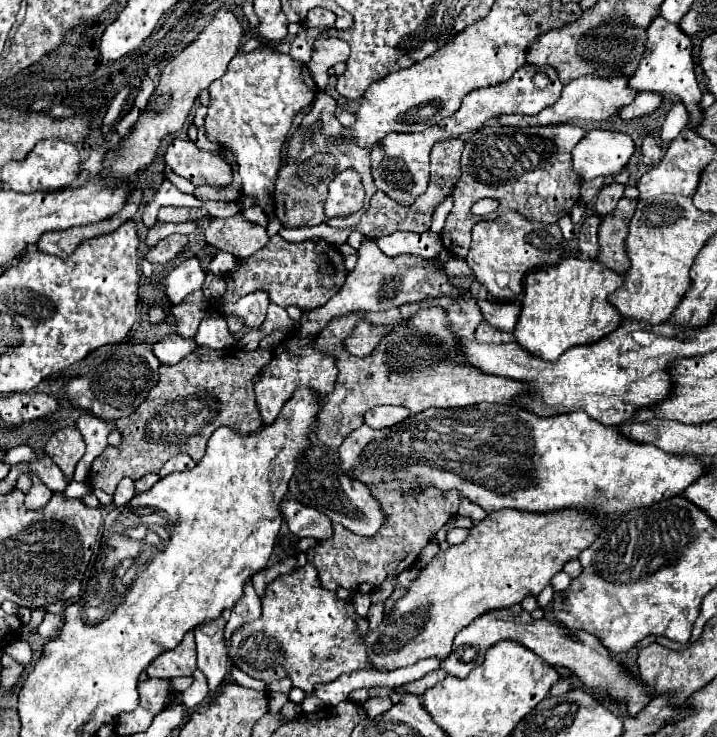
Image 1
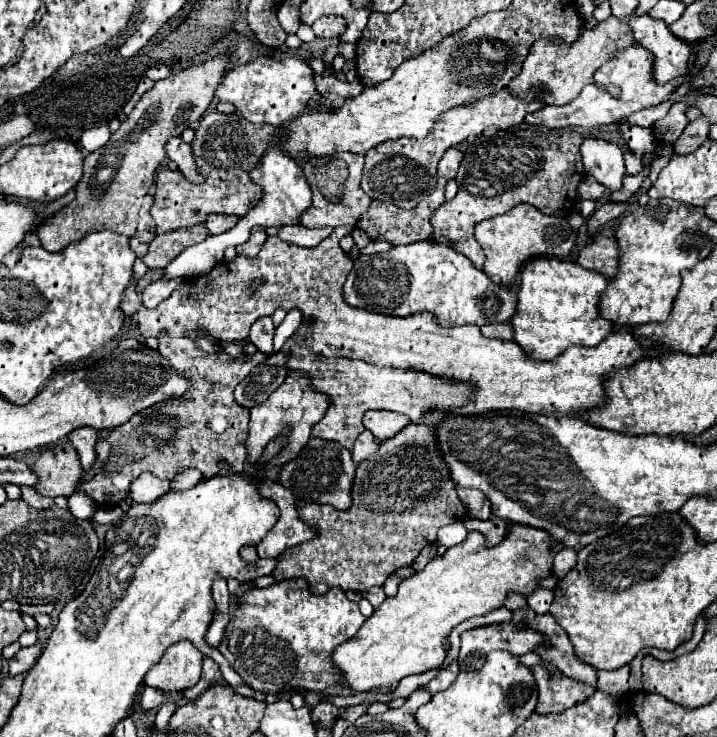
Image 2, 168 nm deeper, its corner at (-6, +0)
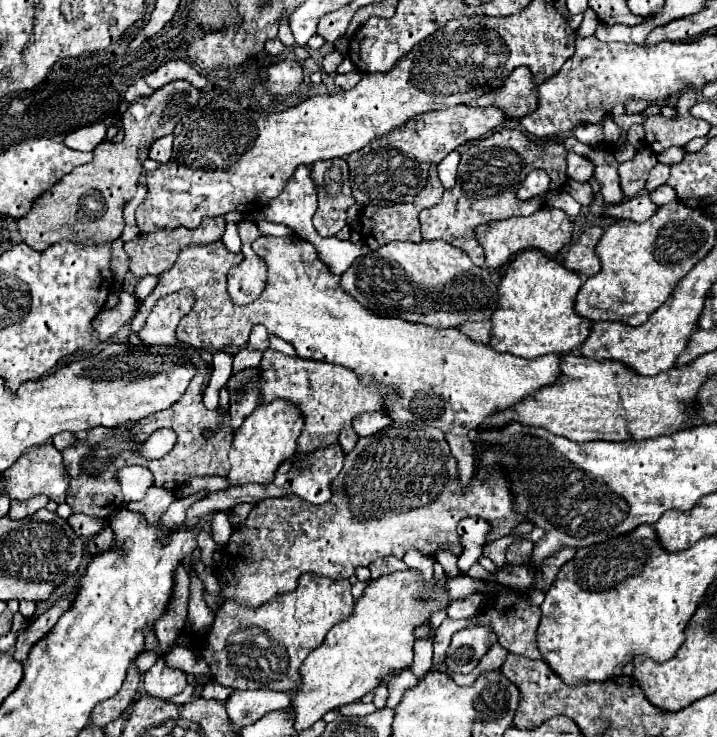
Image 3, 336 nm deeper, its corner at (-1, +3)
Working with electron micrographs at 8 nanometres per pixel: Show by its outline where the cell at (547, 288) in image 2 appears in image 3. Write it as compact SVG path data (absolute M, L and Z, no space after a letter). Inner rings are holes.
M540 250L520 252L506 268L498 284L498 306L492 314L490 348L510 352L520 358L538 358L544 354L568 354L586 340L592 322L580 318L574 310L576 292L582 278L548 258Z

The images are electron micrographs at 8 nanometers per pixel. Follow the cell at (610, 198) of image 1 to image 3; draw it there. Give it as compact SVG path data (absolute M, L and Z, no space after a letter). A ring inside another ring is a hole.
M640 146L632 160L622 162L618 168L620 174L620 186L626 198L632 198L640 194L646 186L648 172L656 166L656 154L648 146Z

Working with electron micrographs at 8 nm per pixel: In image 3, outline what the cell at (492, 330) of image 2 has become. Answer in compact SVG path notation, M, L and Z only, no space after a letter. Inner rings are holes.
M490 320L486 322L468 322L458 326L458 330L462 330L470 340L478 342L478 344L486 344L490 340Z

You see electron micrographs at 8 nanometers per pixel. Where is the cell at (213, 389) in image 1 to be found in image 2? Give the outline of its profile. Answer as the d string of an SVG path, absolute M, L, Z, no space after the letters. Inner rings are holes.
M165 333L159 337L157 351L171 363L171 367L183 379L189 379L189 391L185 395L181 395L181 399L165 399L165 403L157 403L157 407L149 407L149 411L139 411L137 415L133 415L133 419L129 419L129 423L123 423L121 427L113 429L109 437L97 441L97 447L95 447L97 463L93 465L89 475L85 473L81 477L81 489L89 497L93 497L99 507L115 507L121 499L125 499L129 495L129 485L133 483L133 479L137 479L137 475L141 475L145 471L151 471L161 479L173 479L173 475L179 469L195 467L203 473L203 477L211 477L217 473L219 461L227 461L235 473L243 471L245 457L247 457L245 441L249 435L249 409L241 407L235 401L233 391L235 391L237 383L241 383L241 379L245 379L253 367L257 367L259 363L263 363L267 359L267 355L257 351L255 355L241 355L241 357L233 359L225 351L205 353L191 339L187 339L187 337L175 339ZM219 417L223 417L223 421L227 423L223 427L223 431L219 431L217 425L213 427L213 423L217 423Z

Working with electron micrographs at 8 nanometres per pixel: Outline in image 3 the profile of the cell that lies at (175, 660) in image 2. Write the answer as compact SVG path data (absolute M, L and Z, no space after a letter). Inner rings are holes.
M160 658L148 672L144 672L144 690L150 696L158 698L172 698L180 694L188 684L188 678L182 670L168 668L164 658Z

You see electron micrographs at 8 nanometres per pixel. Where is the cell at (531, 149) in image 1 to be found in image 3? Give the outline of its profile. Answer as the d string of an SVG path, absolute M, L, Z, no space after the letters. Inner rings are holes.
M498 130L488 138L476 140L460 160L458 180L452 190L446 190L442 200L420 212L420 232L424 240L444 240L460 250L464 250L476 266L484 266L484 250L476 242L474 230L484 222L506 220L512 216L530 216L544 206L542 198L520 202L516 198L516 188L532 170L548 172L552 188L562 188L568 180L566 176L566 148L562 144L550 144L546 148L534 148L534 144L518 130Z

